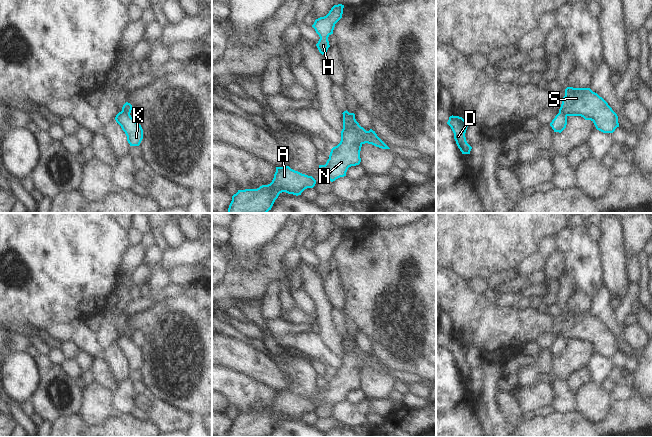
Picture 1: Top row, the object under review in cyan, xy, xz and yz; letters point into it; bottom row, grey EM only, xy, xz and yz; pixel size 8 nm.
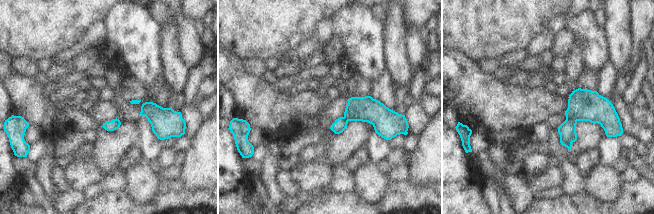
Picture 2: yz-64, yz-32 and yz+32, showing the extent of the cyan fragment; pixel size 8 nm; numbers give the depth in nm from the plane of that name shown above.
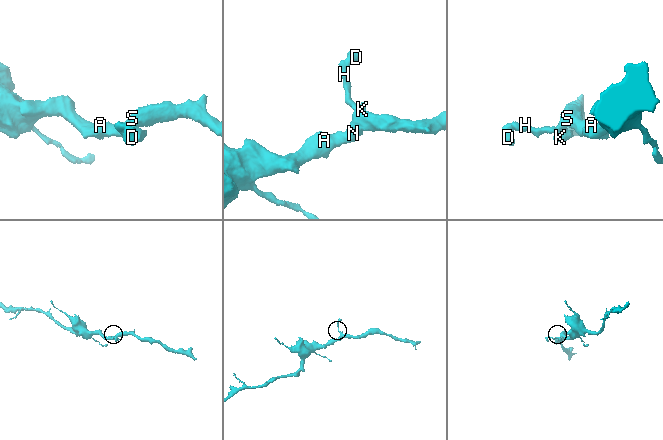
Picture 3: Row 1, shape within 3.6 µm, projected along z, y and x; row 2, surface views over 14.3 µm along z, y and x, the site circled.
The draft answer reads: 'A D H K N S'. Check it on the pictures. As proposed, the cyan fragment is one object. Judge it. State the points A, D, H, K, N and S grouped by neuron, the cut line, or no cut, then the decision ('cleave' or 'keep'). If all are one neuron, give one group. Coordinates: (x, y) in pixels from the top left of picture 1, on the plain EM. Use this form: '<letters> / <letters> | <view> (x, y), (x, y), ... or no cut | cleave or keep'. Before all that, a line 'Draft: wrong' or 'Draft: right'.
Draft: wrong
A N S / D H K | xy (121, 335), (129, 338) | cleave

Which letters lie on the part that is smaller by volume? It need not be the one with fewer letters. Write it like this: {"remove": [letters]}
{"remove": ["D", "H", "K"]}

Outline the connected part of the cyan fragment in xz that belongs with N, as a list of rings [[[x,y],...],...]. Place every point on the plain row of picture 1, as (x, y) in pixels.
[[[354,337],[343,339],[340,367],[331,373],[325,389],[319,389],[320,398],[331,406],[346,400],[349,391],[359,389],[360,375],[368,367],[382,373],[390,373],[373,355],[366,355],[355,343]]]

